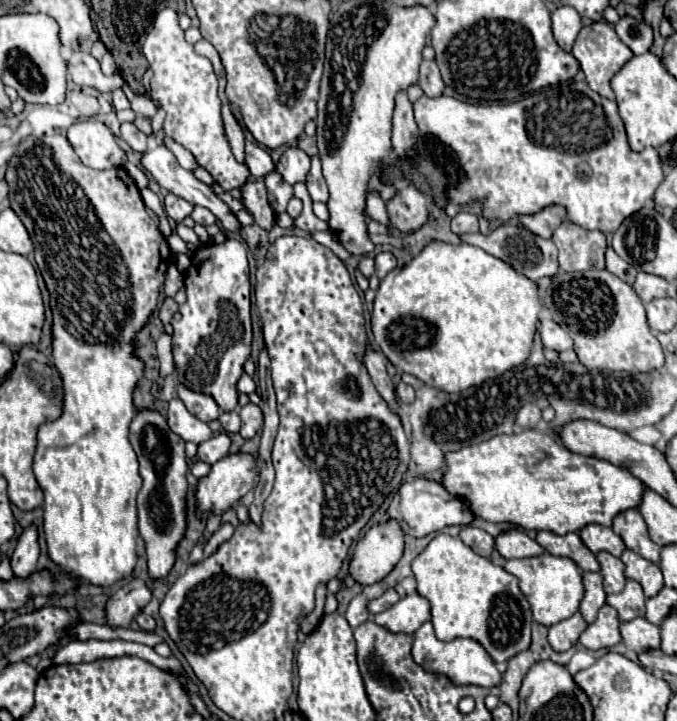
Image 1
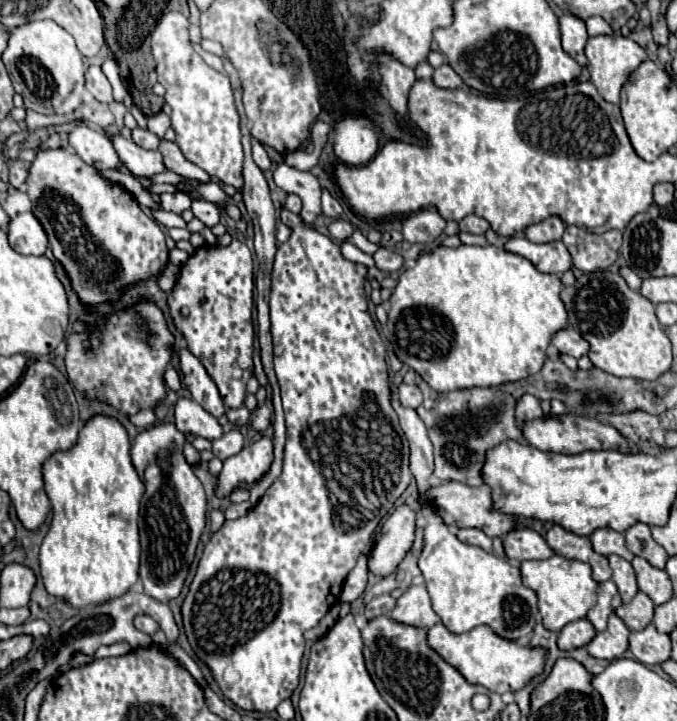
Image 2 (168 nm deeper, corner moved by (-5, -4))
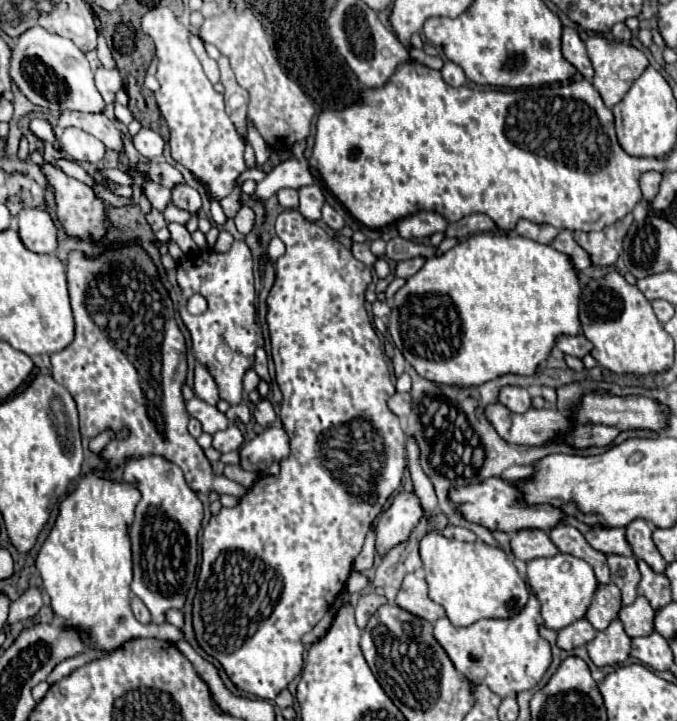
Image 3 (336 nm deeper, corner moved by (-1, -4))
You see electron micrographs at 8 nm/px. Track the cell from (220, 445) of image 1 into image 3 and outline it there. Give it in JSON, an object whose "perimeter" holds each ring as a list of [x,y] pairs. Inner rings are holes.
{"perimeter":[[[229,425],[227,429],[213,435],[213,447],[221,453],[235,451],[235,449],[241,447],[241,443],[243,443],[243,433],[235,425]]]}

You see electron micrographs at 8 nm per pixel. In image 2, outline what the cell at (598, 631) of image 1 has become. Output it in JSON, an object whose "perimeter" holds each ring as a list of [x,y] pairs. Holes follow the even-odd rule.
{"perimeter":[[[611,613],[607,629],[591,639],[587,651],[597,659],[607,659],[607,661],[619,659],[623,651],[629,647],[627,637],[629,637],[629,629],[625,627],[625,623],[615,613]]]}

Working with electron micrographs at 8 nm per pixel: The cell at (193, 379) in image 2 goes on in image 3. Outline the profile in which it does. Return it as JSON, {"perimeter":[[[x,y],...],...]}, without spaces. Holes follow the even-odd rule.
{"perimeter":[[[203,365],[195,367],[195,385],[193,385],[193,389],[195,389],[197,397],[203,399],[205,403],[217,405],[217,401],[219,401],[217,383],[215,383],[215,379],[211,377],[211,373]]]}

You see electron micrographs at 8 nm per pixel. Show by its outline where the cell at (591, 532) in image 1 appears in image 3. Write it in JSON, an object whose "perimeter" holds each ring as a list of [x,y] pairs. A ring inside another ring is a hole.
{"perimeter":[[[593,527],[585,539],[591,547],[605,555],[633,555],[623,527]]]}

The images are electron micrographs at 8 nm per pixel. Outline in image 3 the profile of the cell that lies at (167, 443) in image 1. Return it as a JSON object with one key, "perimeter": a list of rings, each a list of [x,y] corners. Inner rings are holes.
{"perimeter":[[[151,455],[129,461],[123,481],[141,491],[135,521],[129,529],[133,545],[133,583],[131,591],[147,605],[153,623],[163,623],[167,609],[183,609],[187,591],[197,569],[197,533],[201,529],[203,505],[183,479],[181,469],[163,457]]]}

